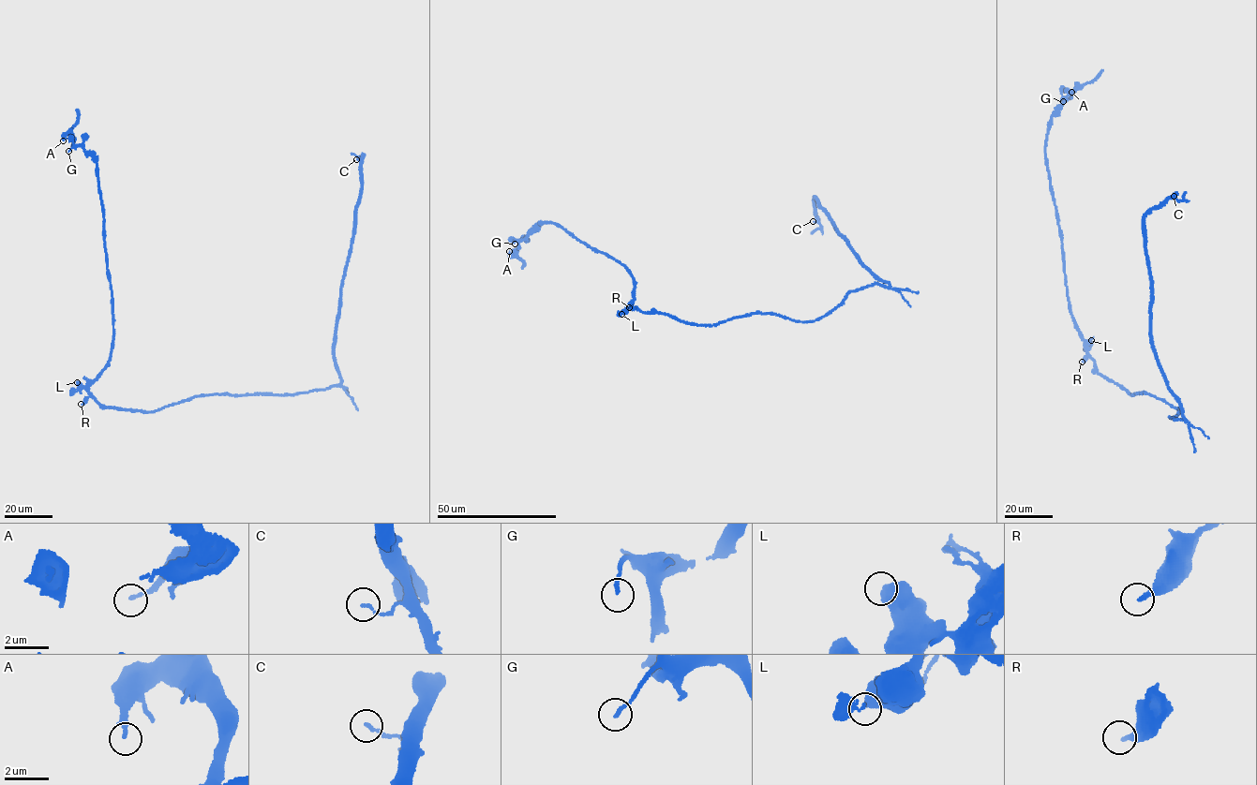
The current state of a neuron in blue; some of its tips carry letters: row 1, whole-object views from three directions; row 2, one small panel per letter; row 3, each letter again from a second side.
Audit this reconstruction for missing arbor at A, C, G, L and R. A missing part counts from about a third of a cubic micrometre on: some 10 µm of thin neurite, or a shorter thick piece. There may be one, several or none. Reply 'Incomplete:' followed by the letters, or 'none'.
Incomplete: R

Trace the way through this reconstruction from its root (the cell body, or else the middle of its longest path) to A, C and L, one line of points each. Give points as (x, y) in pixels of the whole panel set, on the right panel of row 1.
A: (1141, 394), (1130, 395), (1097, 372), (1070, 311), (1046, 143), (1051, 119), (1065, 97), (1079, 88), (1071, 92)
C: (1141, 394), (1179, 409), (1170, 417), (1185, 421), (1153, 346), (1144, 226), (1144, 216), (1174, 196)
L: (1141, 394), (1130, 395), (1097, 372), (1086, 347), (1091, 340)

